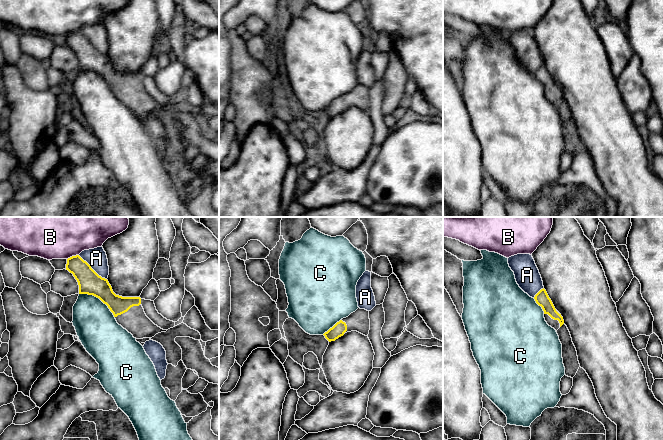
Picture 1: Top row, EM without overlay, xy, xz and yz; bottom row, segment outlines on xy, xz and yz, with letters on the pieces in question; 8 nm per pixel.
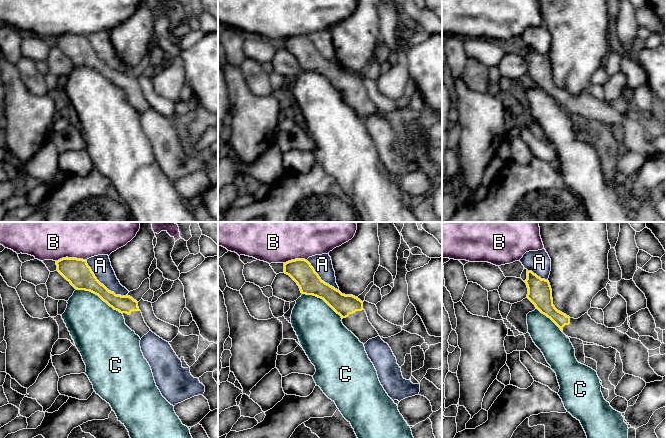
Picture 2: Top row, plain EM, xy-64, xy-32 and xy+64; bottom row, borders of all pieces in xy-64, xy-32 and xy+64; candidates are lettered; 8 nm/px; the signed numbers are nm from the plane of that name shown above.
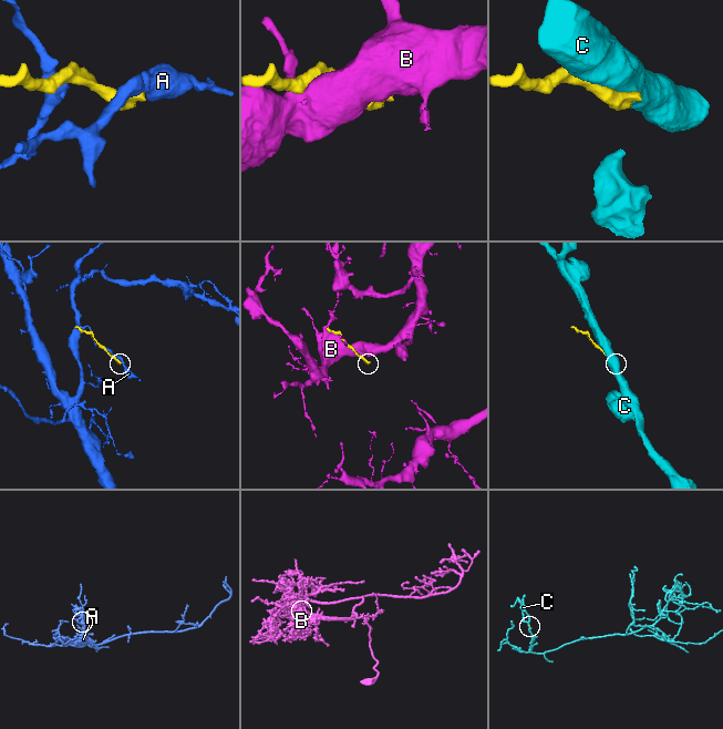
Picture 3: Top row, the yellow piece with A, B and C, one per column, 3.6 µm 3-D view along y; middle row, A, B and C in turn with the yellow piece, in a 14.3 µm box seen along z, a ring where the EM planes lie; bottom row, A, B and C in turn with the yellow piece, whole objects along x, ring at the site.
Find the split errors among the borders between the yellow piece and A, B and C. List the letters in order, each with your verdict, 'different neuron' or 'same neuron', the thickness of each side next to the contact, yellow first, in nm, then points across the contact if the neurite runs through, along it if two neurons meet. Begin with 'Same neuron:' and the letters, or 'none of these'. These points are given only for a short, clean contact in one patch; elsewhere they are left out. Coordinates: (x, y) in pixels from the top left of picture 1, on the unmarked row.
Same neuron: none of these
A: different neuron; 180 nm thick on the yellow side, 160 nm on the other
B: different neuron; 180 nm thick on the yellow side, 280 nm on the other
C: different neuron; 180 nm thick on the yellow side, 320 nm on the other

